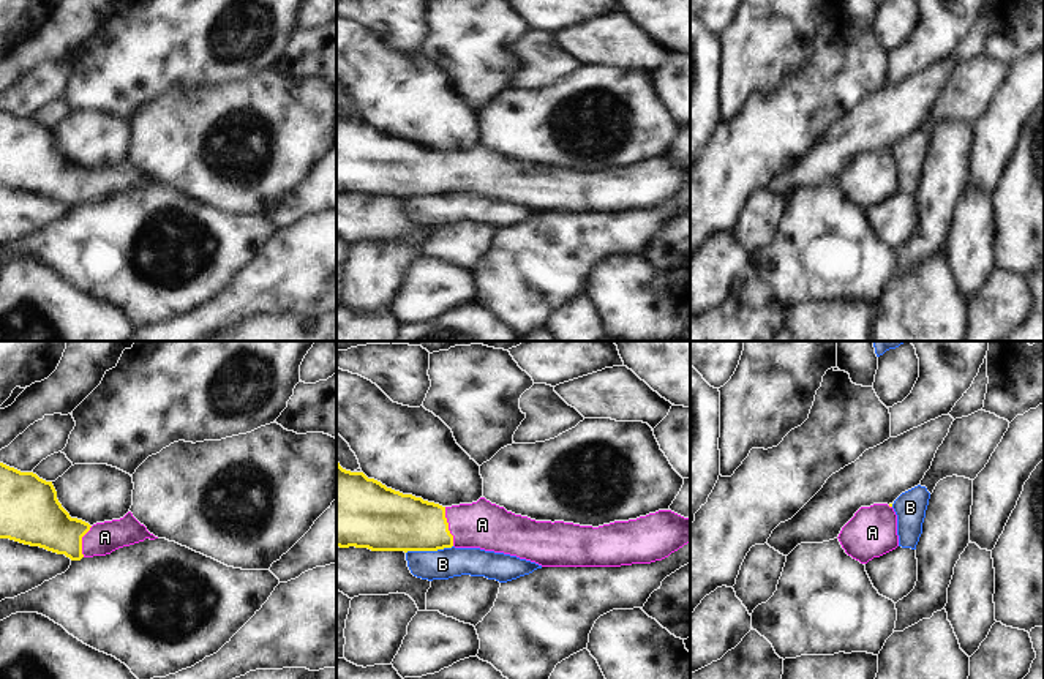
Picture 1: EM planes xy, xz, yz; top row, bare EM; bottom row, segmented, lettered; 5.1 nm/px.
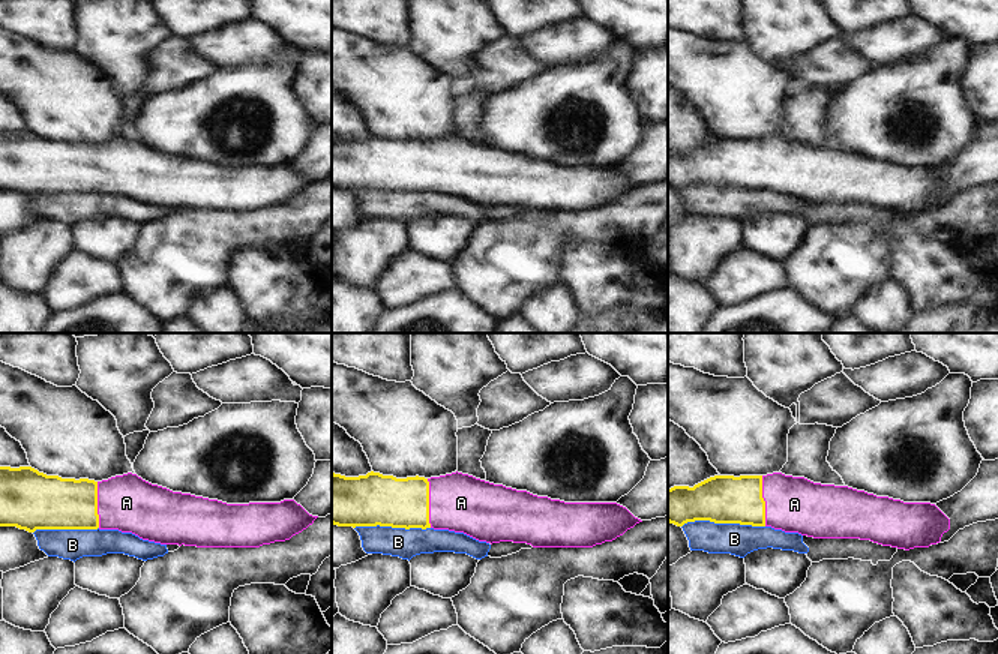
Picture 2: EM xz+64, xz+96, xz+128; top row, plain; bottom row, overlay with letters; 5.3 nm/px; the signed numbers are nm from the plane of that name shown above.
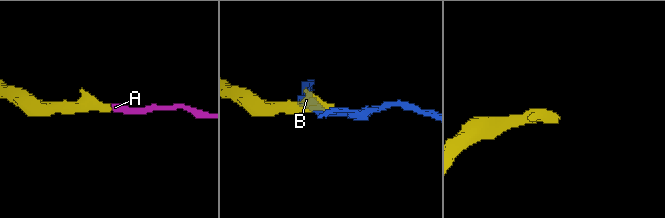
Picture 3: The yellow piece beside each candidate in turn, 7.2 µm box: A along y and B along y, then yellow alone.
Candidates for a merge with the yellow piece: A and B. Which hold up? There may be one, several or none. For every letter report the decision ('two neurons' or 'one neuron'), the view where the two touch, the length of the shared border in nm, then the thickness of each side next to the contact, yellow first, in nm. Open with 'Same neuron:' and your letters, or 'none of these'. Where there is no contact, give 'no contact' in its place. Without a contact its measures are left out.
Same neuron: A
A: one neuron; meets yellow in xz; contact 200 nm long; 300 nm thick on the yellow side, 240 nm on the other
B: two neurons; meets yellow in xz; contact 240 nm long; 300 nm thick on the yellow side, 160 nm on the other

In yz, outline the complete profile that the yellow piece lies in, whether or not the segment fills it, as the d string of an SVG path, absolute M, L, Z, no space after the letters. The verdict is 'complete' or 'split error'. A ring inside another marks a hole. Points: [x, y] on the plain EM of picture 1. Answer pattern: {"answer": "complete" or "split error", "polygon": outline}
{"answer": "split error", "polygon": "M892 150L861 153L842 174L837 185L845 199L861 210L896 196L899 182Z"}

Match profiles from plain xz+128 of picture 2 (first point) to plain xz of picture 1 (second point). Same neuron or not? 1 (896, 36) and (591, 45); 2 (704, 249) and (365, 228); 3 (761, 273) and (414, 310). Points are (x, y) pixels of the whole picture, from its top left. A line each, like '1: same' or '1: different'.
1: same
2: different
3: same

